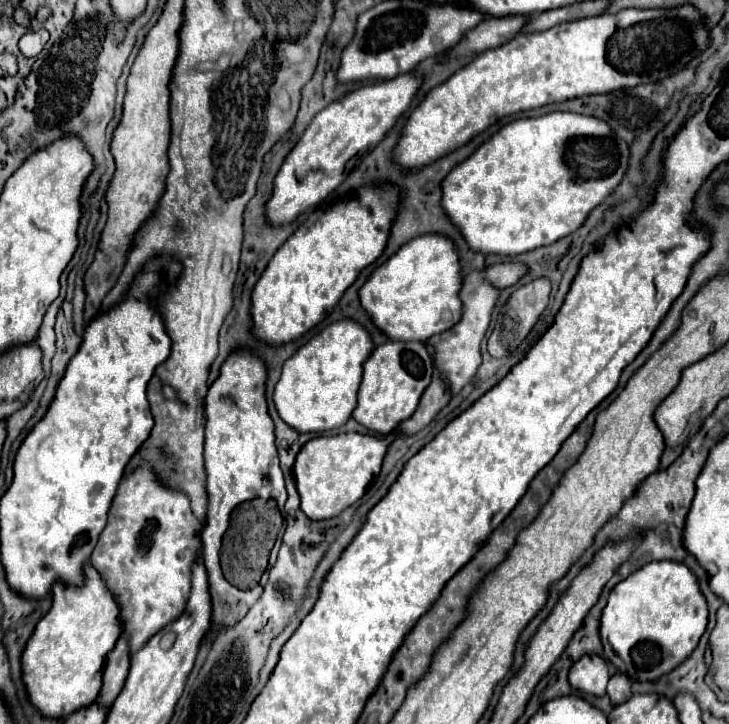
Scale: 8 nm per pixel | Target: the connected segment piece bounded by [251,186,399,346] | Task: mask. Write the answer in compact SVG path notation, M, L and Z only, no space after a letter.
M361 188L355 198L321 204L307 222L303 222L295 234L277 250L271 258L265 274L261 274L251 298L251 332L255 338L269 346L289 344L321 320L325 320L343 292L355 282L357 274L375 262L389 236L399 202L399 190L385 188Z

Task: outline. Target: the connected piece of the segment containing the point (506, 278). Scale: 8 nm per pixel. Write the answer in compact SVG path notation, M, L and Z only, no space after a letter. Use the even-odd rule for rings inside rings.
M505 262L505 264L495 264L495 266L487 266L483 270L485 280L489 280L495 288L509 288L513 286L523 274L525 274L525 266L519 262Z

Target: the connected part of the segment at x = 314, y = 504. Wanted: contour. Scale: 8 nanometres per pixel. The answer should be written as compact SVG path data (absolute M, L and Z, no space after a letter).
M347 432L309 440L297 454L293 468L297 492L301 496L301 510L311 520L327 520L339 516L345 508L355 504L365 494L365 488L375 474L379 474L385 450L397 436L399 434L389 434L387 438L379 440L373 436Z

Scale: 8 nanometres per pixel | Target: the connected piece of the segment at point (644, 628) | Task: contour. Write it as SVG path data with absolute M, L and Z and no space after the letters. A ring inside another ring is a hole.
M651 562L621 580L609 594L599 636L607 660L631 682L655 682L695 650L707 628L707 602L687 566Z

